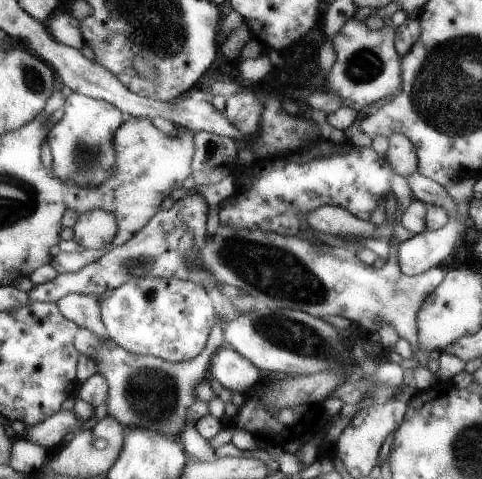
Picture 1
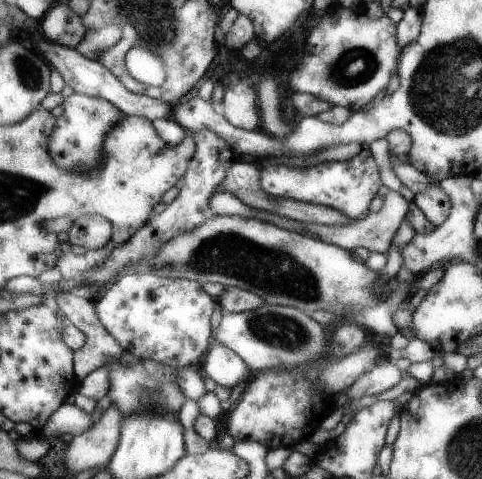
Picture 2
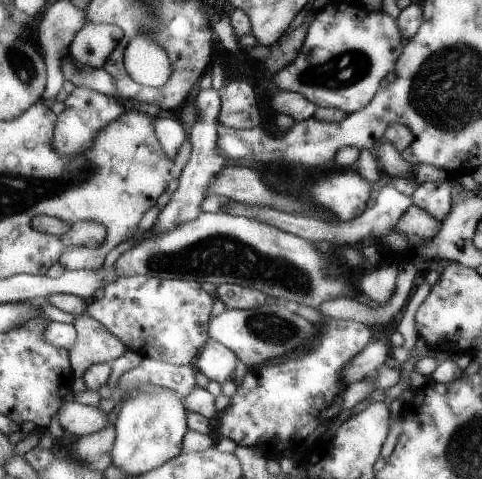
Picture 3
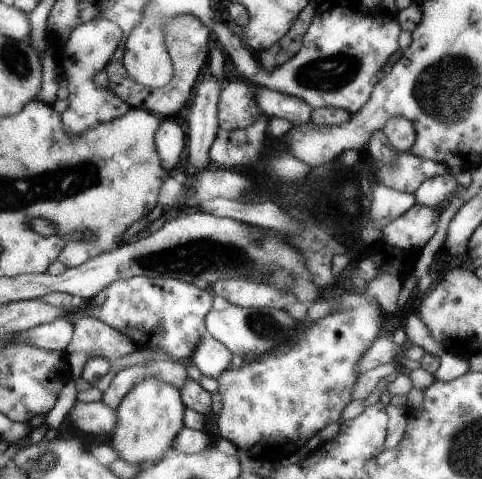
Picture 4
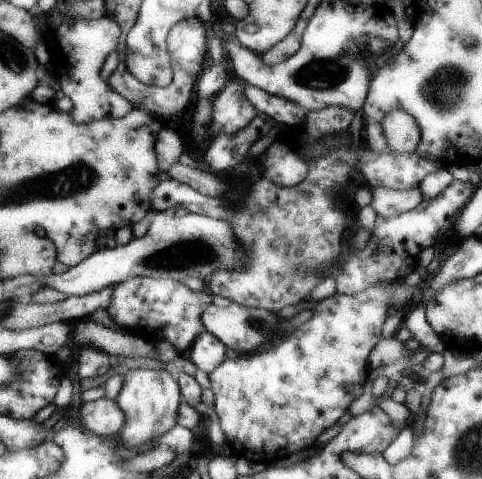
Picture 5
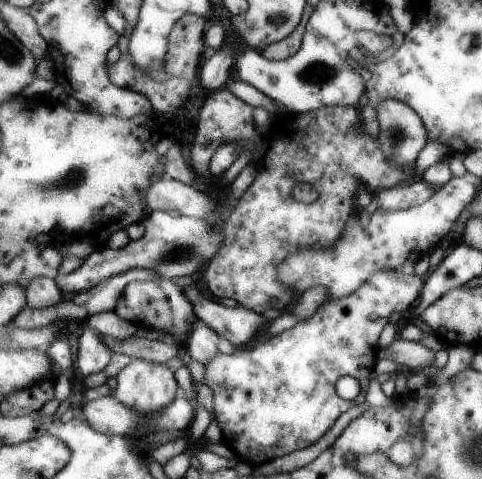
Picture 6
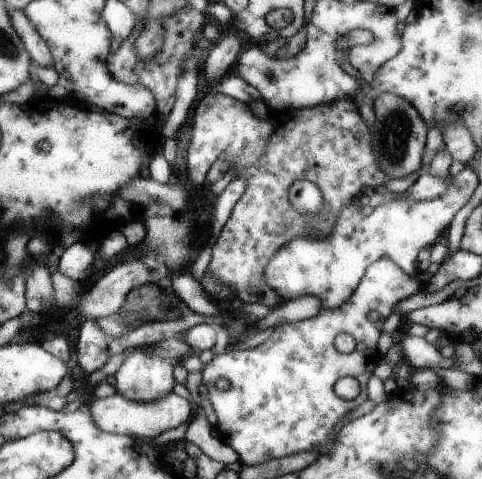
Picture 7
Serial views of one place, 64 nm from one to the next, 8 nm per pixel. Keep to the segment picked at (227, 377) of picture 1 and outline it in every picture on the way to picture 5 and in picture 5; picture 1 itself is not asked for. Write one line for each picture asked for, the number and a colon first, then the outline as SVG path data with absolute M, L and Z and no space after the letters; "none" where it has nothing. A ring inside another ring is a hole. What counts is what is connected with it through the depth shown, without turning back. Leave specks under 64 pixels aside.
2: M211 340L211 346L205 354L205 362L201 364L201 374L223 388L235 388L241 382L249 382L251 368L237 352L217 340Z
3: M213 338L207 340L205 348L199 352L195 360L195 368L211 382L219 382L219 384L227 380L233 382L237 366L239 366L237 354Z
4: M207 334L193 352L191 364L195 364L203 376L217 380L233 364L233 352L223 342Z
5: M203 332L197 340L195 340L195 344L193 344L193 348L189 350L189 354L187 354L187 358L201 370L201 372L205 372L207 376L211 376L225 360L227 360L227 346L217 338L217 336L213 336L211 332Z

